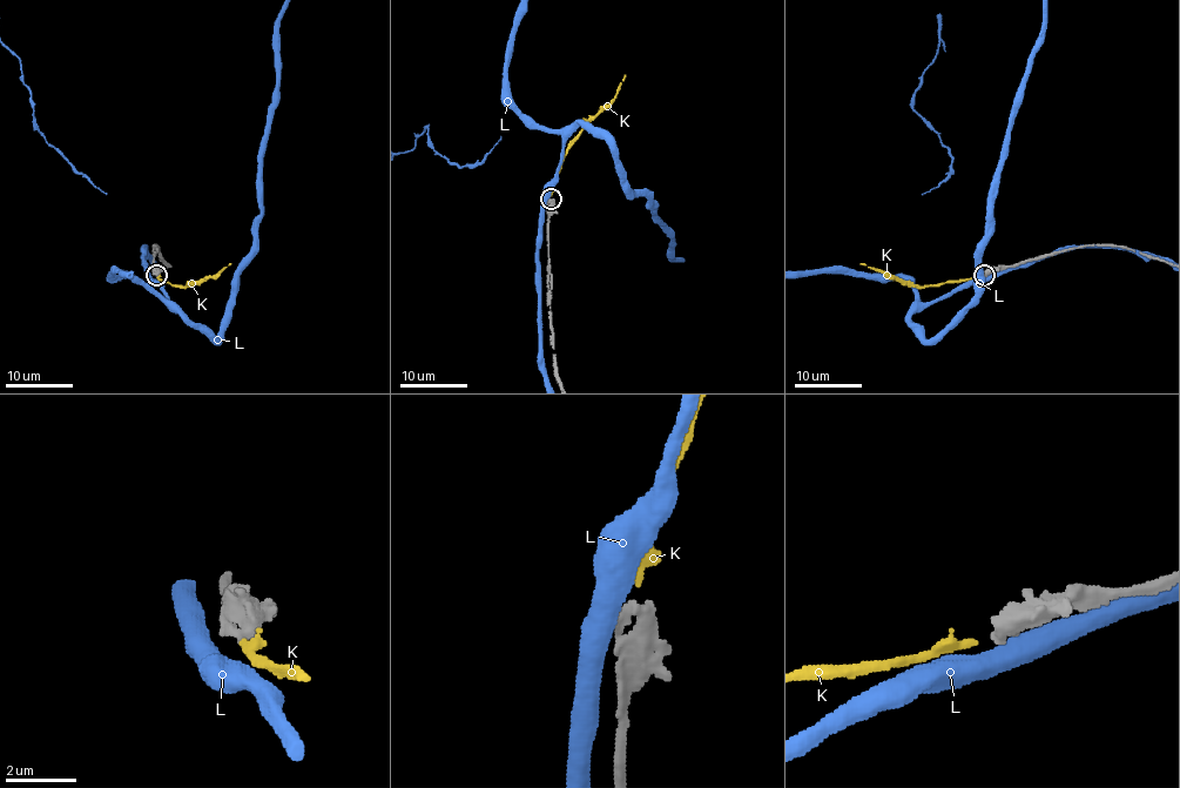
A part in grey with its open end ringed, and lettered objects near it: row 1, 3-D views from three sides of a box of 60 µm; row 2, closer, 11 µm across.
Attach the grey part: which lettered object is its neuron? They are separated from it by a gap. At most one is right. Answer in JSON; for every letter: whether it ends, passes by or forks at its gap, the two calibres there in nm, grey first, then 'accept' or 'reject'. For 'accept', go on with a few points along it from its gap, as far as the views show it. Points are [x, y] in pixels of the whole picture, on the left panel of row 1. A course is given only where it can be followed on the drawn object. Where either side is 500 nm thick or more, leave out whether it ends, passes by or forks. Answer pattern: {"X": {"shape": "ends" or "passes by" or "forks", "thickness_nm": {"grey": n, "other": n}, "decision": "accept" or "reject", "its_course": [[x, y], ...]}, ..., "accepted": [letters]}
{"K": {"shape": "ends", "thickness_nm": {"grey": 480, "other": 260}, "decision": "accept", "its_course": [[157, 275], [174, 285], [193, 285], [214, 277], [231, 263]]}, "L": {"thickness_nm": {"grey": 480, "other": 600}, "decision": "reject"}, "accepted": ["K"]}

